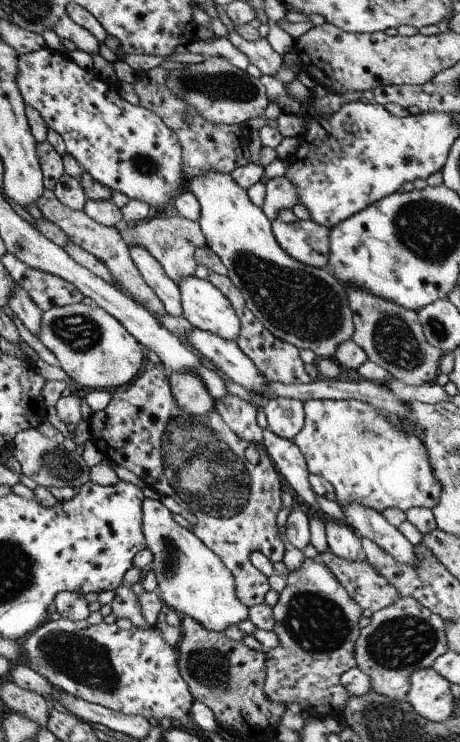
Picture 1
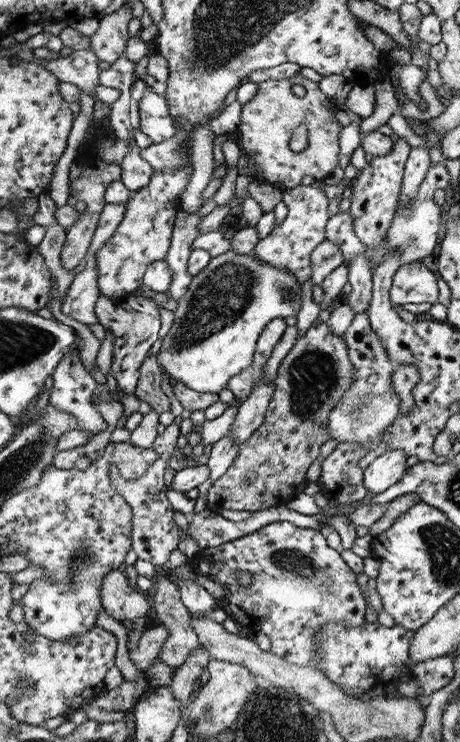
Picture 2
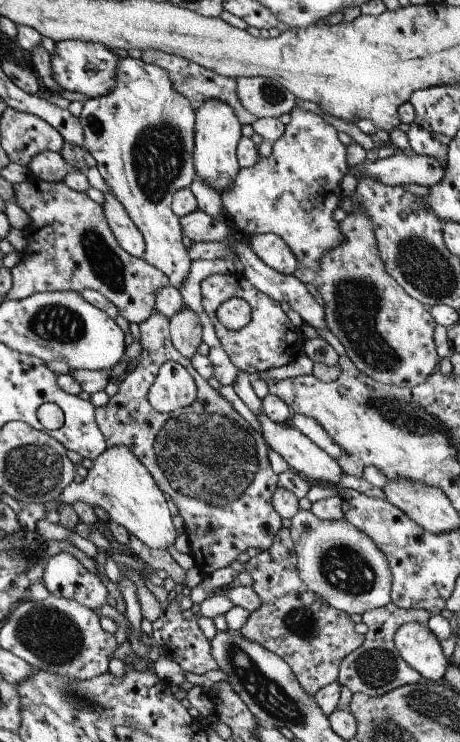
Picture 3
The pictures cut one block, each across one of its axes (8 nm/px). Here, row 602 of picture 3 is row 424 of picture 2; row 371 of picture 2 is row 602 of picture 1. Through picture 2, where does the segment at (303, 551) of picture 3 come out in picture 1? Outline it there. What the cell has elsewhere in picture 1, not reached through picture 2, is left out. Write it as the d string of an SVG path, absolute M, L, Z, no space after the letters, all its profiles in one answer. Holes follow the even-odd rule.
M327 550L319 553L317 559L331 572L361 611L375 613L392 604L397 597L396 591L366 564L364 558L361 561L346 562Z

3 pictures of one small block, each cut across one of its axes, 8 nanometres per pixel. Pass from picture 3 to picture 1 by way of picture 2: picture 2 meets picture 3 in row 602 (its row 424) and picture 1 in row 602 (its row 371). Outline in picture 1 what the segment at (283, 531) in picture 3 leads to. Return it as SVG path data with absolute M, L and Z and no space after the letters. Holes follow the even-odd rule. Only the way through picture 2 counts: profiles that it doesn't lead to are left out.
M304 559L301 567L296 572L289 572L285 581L285 588L278 593L279 599L271 608L275 622L271 631L278 637L279 645L264 653L266 674L263 693L272 702L285 706L289 702L298 702L304 707L305 716L341 718L350 695L338 684L338 679L343 671L356 667L354 645L359 635L357 621L362 611L318 559Z

